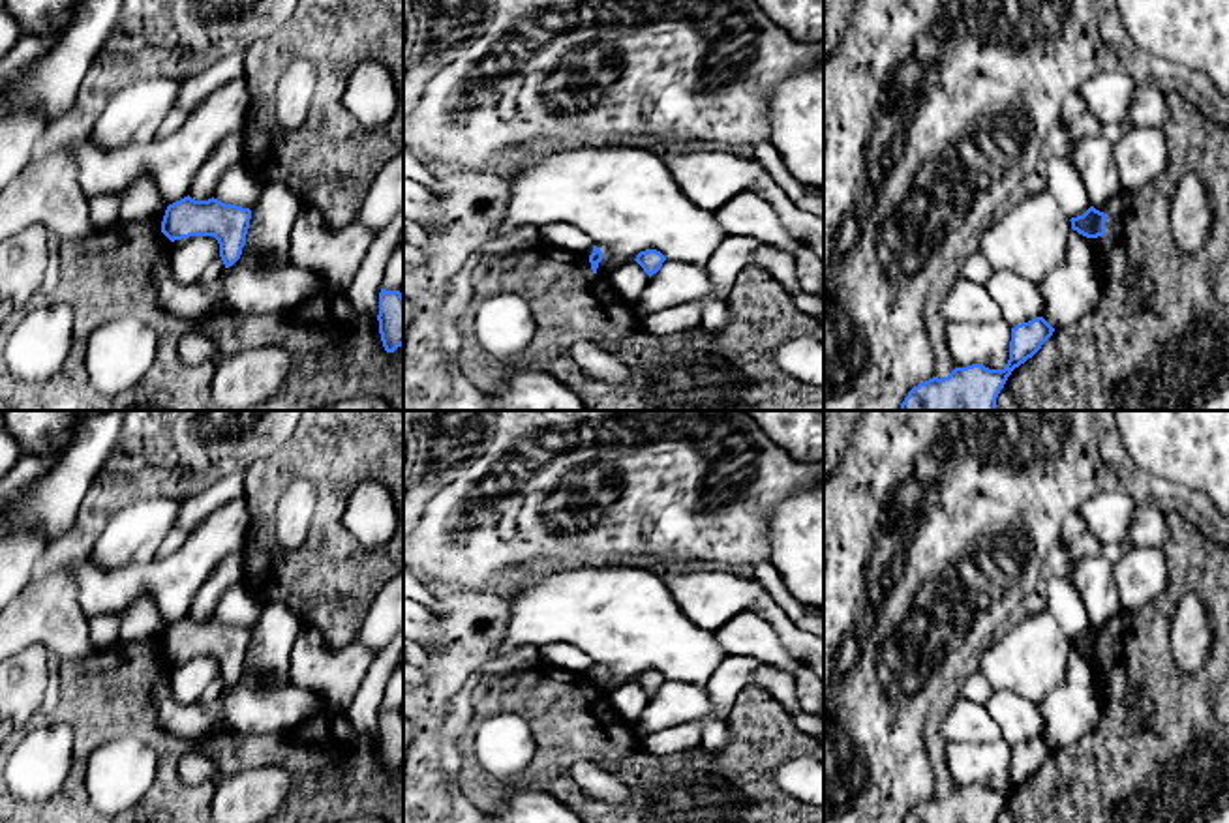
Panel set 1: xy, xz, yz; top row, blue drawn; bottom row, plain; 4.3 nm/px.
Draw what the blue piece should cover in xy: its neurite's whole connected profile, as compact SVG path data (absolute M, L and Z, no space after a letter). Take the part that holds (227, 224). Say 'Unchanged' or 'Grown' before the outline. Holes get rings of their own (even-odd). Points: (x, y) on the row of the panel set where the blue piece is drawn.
Unchanged. M190 195L169 204L161 232L171 240L214 236L225 268L233 266L246 244L251 210L218 199L195 201Z

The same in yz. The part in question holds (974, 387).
Unchanged. M1036 317L1011 328L1009 360L1004 369L983 364L955 367L948 377L933 377L914 386L901 411L996 411L996 397L1015 367L1032 358L1055 328Z

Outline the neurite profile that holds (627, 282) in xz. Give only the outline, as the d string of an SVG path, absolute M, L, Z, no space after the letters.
M630 261L608 276L604 281L604 291L610 298L623 302L638 300L647 281L649 276L644 272L644 268L636 261Z

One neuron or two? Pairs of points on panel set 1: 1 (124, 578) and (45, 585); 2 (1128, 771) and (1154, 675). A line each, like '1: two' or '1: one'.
1: two
2: one

